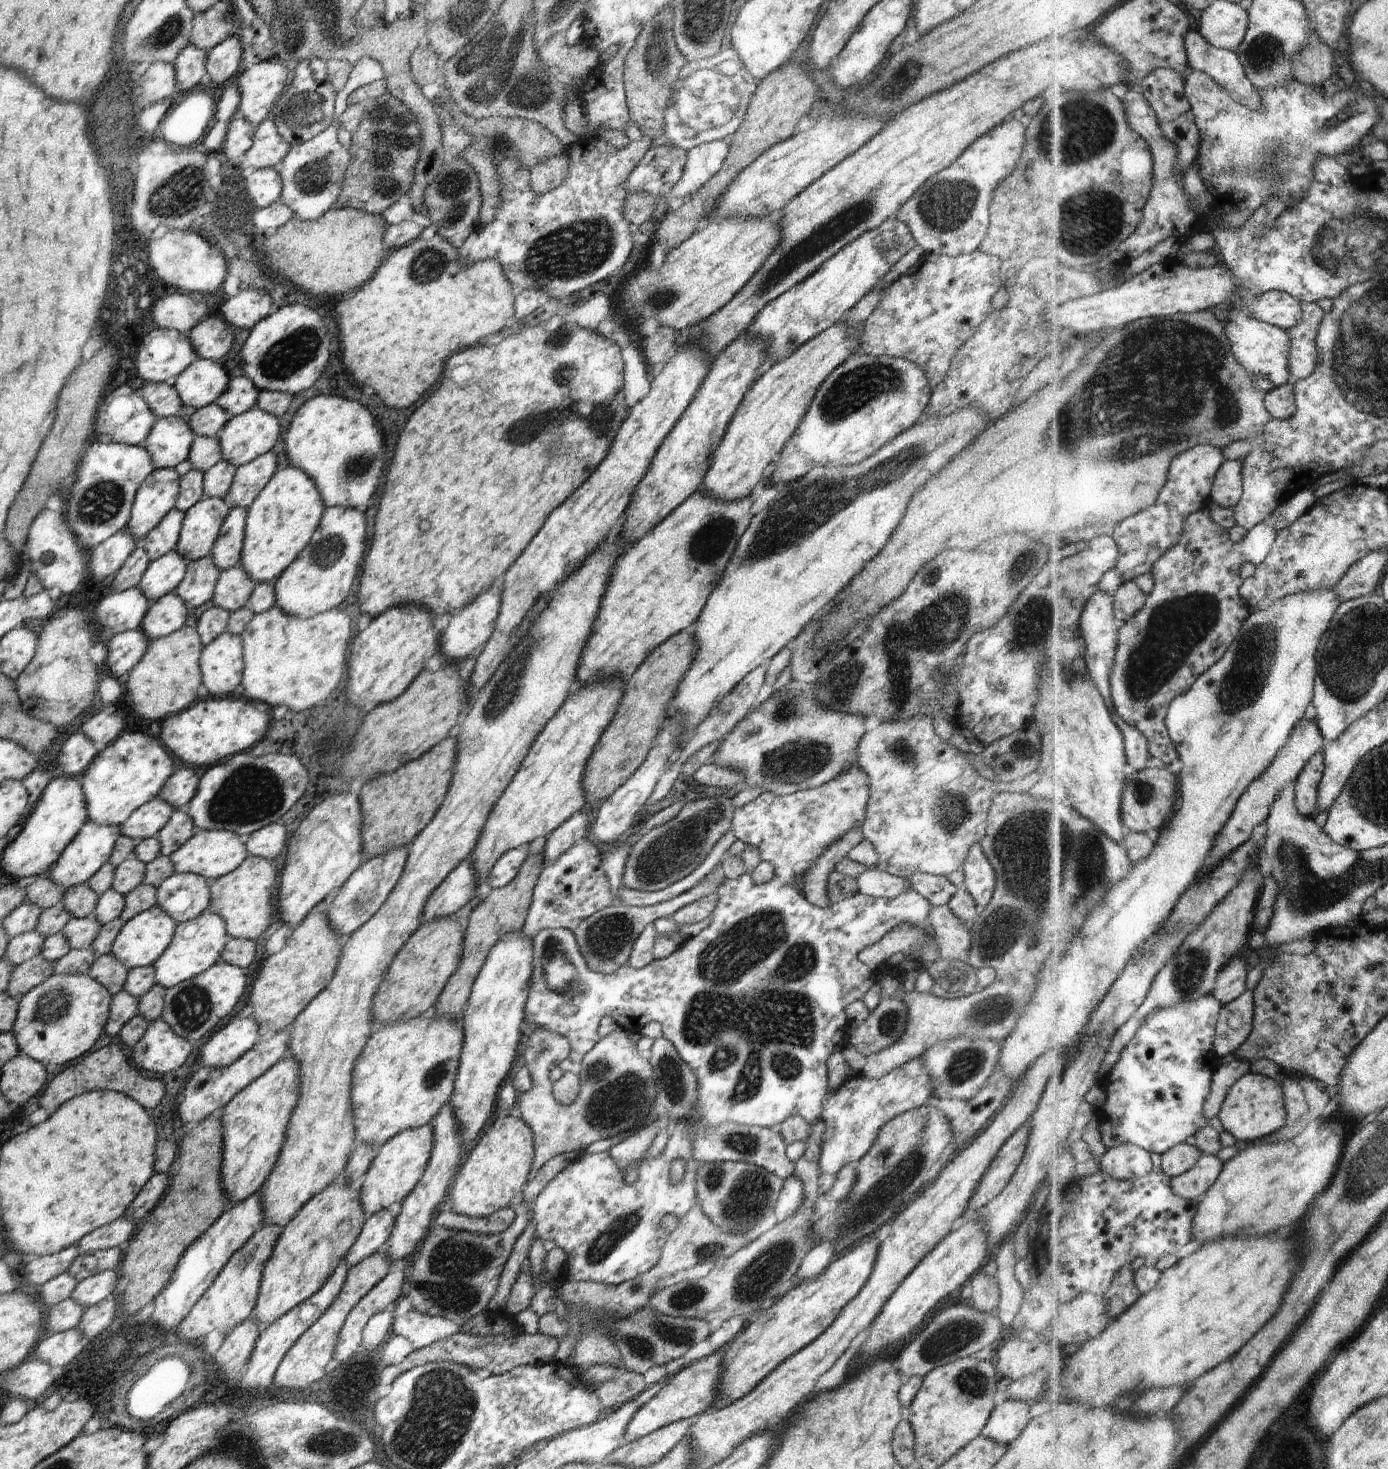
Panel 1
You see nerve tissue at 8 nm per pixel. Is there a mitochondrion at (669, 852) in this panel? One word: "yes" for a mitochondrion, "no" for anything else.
yes

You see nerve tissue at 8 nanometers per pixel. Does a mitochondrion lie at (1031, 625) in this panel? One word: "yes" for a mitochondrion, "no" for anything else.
yes

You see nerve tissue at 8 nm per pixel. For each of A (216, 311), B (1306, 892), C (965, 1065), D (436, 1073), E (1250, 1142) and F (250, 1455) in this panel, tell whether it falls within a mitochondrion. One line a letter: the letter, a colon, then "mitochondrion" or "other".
A: other
B: mitochondrion
C: mitochondrion
D: mitochondrion
E: other
F: other

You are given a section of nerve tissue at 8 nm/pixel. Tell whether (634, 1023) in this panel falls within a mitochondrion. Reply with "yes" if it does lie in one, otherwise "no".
no

